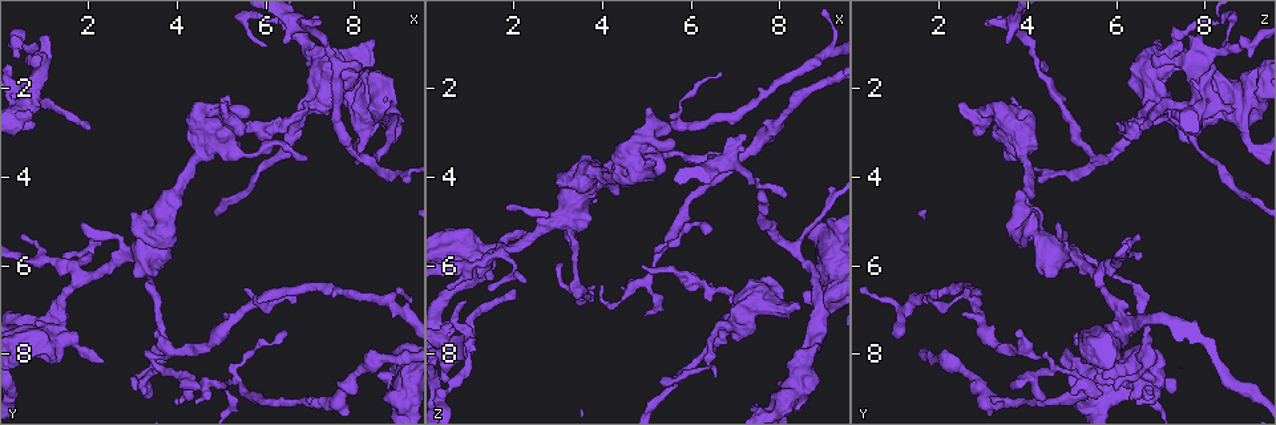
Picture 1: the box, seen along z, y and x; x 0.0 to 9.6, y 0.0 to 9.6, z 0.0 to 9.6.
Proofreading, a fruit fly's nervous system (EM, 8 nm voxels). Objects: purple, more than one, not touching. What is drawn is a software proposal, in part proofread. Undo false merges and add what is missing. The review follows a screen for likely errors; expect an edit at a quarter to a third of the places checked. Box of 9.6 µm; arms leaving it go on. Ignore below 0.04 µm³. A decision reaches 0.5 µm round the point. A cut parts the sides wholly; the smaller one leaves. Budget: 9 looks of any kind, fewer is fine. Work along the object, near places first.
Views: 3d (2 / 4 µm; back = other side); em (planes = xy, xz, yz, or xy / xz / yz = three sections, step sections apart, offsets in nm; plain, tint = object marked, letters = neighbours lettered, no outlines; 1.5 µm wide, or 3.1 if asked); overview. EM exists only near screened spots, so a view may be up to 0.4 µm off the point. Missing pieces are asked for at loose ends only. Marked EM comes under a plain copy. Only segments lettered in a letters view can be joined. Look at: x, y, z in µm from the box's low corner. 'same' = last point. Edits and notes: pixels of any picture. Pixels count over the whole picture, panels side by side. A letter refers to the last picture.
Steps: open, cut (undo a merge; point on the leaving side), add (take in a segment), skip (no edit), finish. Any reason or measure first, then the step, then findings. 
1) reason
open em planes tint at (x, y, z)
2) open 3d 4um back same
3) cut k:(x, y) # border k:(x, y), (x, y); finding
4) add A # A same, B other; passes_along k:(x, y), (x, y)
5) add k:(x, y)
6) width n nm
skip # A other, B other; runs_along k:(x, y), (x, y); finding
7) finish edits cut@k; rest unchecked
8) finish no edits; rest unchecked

free end
open 3d 2um at (5.05, 7.05, 2.60)

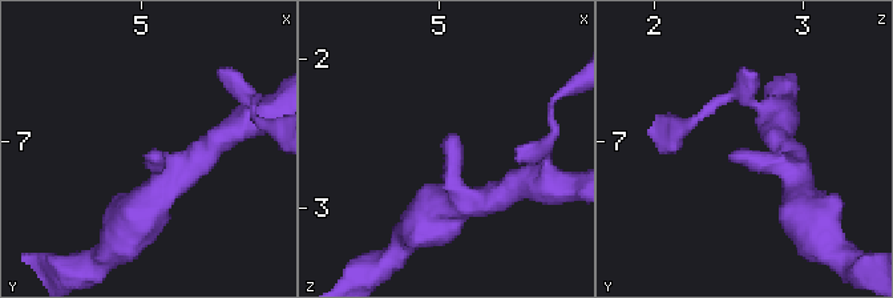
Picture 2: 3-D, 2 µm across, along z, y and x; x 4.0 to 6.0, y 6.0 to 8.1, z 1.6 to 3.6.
arm_widths 200, 360 nm; need the tissue
open em planes letters at (5.06, 7.08, 2.52)

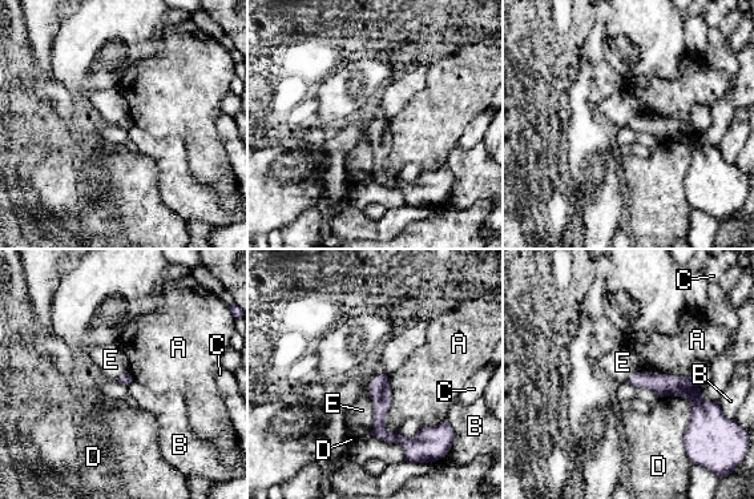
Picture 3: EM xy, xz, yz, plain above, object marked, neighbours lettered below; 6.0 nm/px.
skip # A other, B other, C other, D other, E other; runs_along 3:(379, 378), (379, 427), (416, 445); none of them fits

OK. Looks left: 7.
thin end
open 3d 2um at (1.50, 5.70, 6.65)

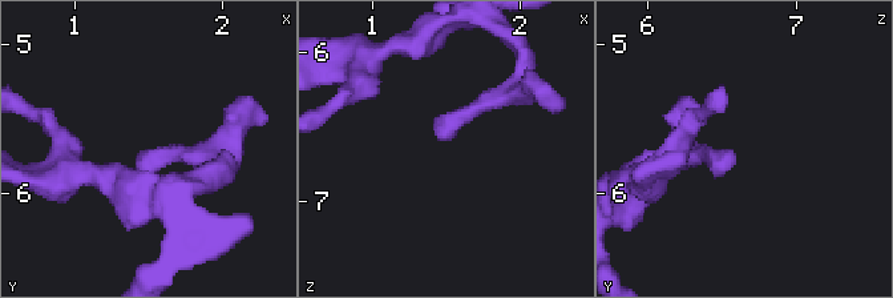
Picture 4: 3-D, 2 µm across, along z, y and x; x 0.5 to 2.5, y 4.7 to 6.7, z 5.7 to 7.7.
open em planes letters at (1.46, 5.80, 6.60)

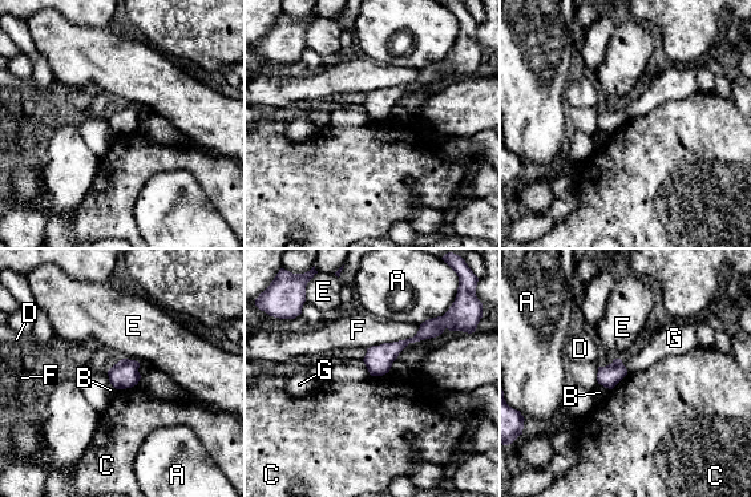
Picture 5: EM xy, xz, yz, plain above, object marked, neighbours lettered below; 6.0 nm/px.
width 140 nm; longest_contact F 360 nm
add B # A other, B same, C other, D other, E other, F other, G other; it goes on there

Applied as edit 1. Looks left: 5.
thick end
open 3d 2um at (8.50, 0.95, 6.95)

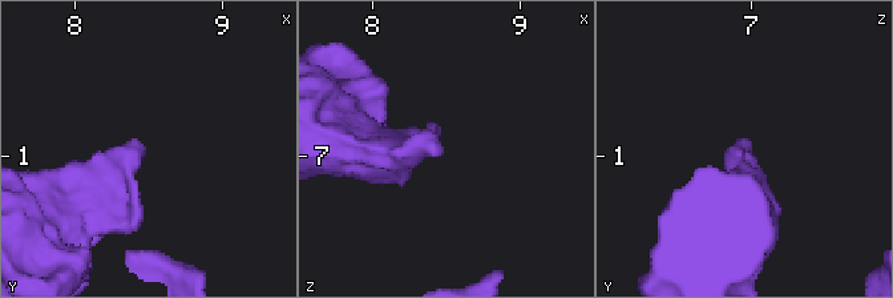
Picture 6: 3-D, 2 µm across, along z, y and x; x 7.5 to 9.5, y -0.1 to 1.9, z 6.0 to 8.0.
open em planes letters at (8.48, 0.98, 6.94)

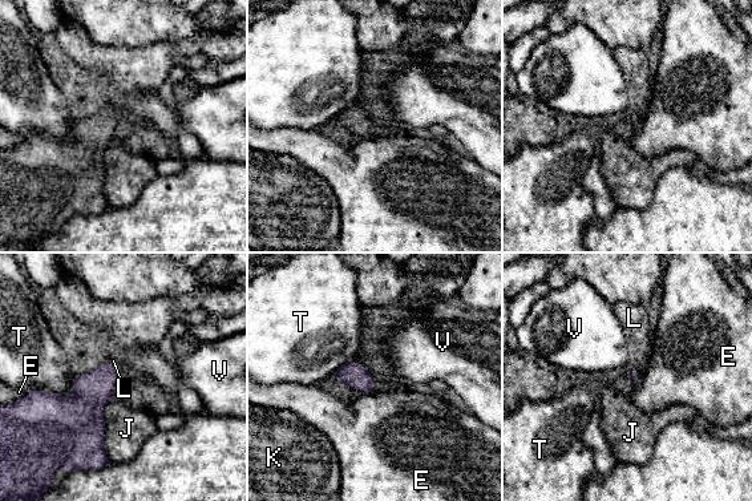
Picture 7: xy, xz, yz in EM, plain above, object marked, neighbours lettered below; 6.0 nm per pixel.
add L # E other, J other, K other, L same, T other, V other; passes_along 7:(92, 391), (113, 366), (113, 360); the cell continues

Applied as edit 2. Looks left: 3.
finish edits add@5, add@7; rest unchecked

